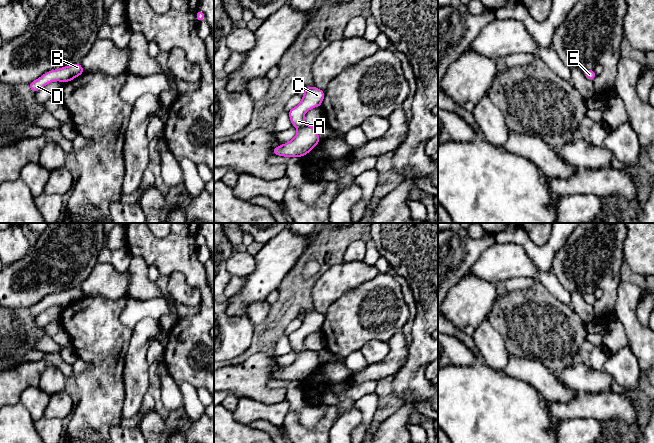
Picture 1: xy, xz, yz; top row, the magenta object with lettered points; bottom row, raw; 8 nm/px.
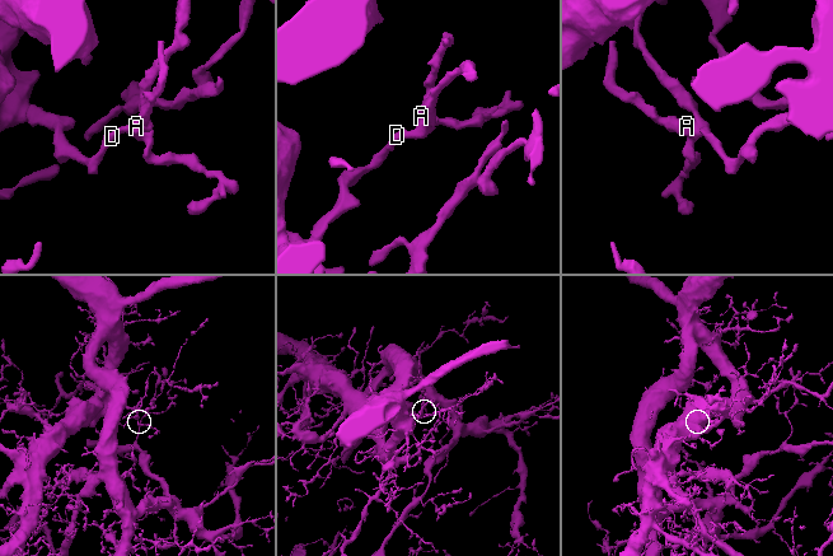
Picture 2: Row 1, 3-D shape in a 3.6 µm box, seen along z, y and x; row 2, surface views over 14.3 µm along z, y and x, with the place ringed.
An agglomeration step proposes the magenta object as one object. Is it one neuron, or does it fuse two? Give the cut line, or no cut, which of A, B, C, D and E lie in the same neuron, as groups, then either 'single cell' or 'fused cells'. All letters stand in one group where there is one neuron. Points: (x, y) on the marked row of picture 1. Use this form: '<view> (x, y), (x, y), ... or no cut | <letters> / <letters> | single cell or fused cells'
no cut | A B C D E | single cell

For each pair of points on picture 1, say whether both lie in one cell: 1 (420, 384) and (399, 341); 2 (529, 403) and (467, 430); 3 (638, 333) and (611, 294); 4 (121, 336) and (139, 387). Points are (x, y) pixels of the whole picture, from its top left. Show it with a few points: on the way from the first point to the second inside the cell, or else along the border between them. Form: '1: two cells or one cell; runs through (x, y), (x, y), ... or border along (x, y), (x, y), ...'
1: two cells; border along (409, 344), (407, 357), (393, 376)
2: one cell; runs through (512, 413), (479, 413)
3: two cells; border along (621, 280), (613, 310)
4: two cells; border along (133, 329), (122, 374)

